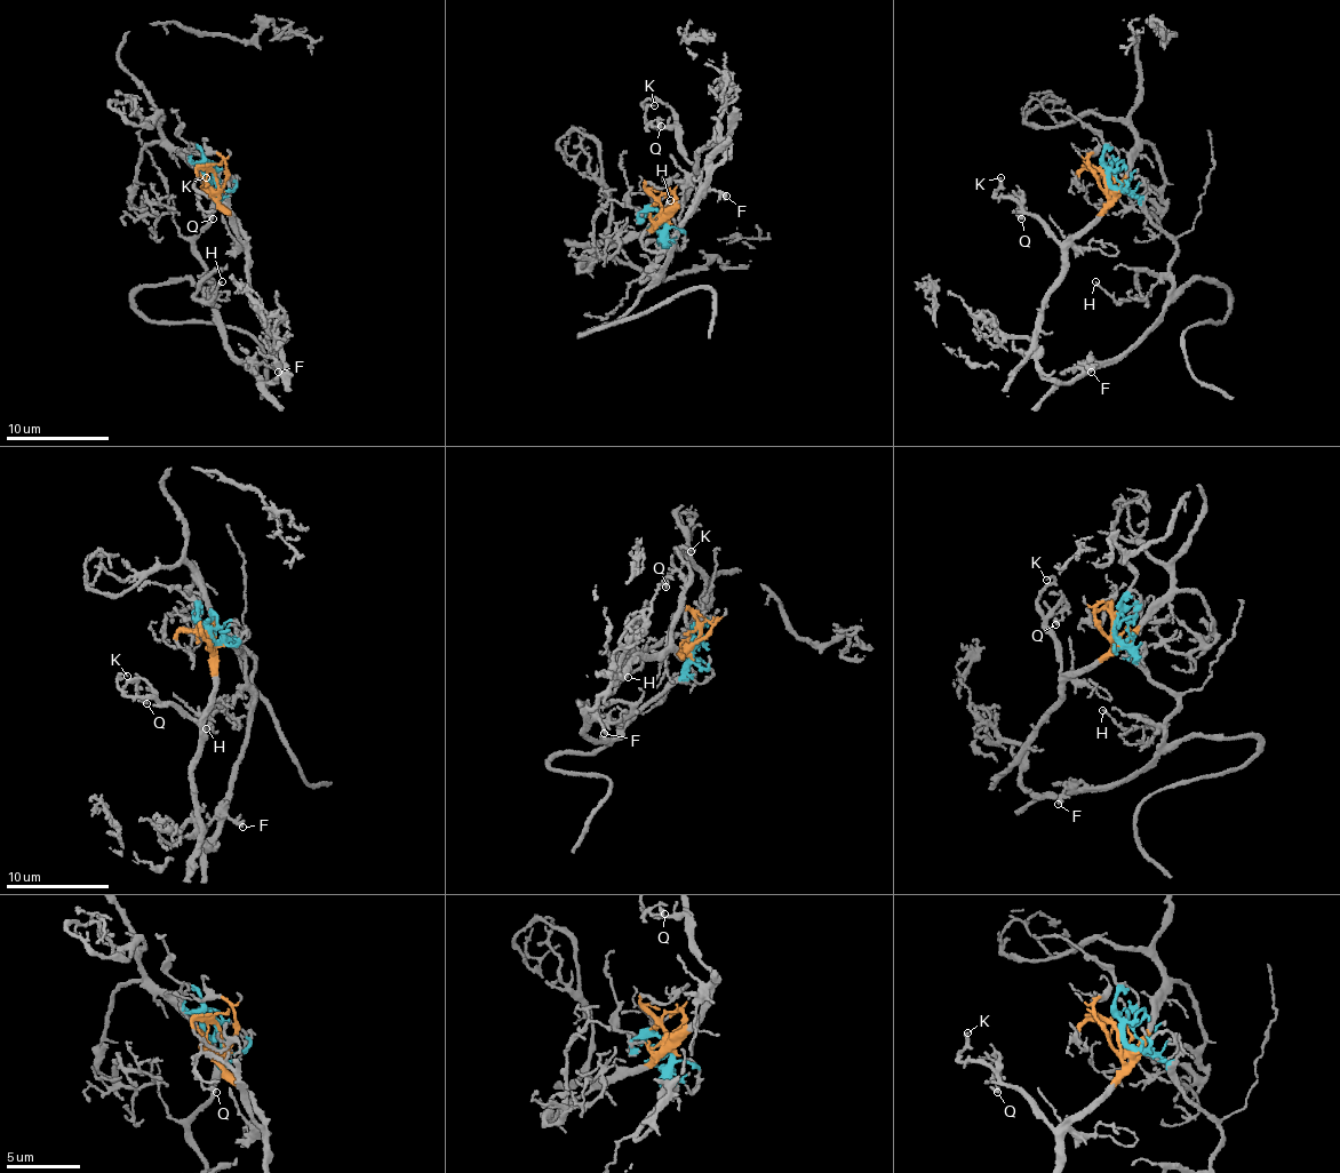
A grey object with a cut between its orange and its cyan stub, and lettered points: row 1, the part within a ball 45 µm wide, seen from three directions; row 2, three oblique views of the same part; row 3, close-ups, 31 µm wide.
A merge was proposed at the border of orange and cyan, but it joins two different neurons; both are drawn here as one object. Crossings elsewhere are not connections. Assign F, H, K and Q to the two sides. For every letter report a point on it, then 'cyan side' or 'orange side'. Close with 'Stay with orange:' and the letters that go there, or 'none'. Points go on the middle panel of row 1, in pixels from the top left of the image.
F: place (726, 196); cyan side
H: place (670, 200); cyan side
K: place (654, 105); orange side
Q: place (661, 126); orange side
Stay with orange: K, Q

